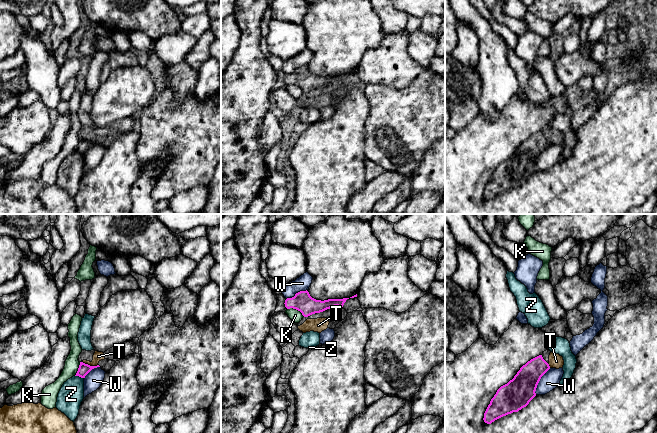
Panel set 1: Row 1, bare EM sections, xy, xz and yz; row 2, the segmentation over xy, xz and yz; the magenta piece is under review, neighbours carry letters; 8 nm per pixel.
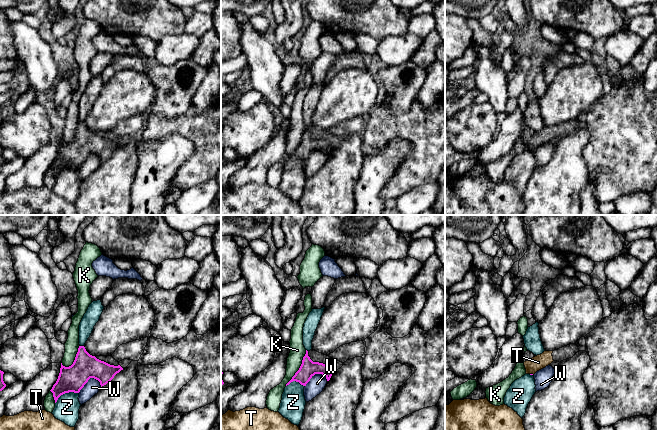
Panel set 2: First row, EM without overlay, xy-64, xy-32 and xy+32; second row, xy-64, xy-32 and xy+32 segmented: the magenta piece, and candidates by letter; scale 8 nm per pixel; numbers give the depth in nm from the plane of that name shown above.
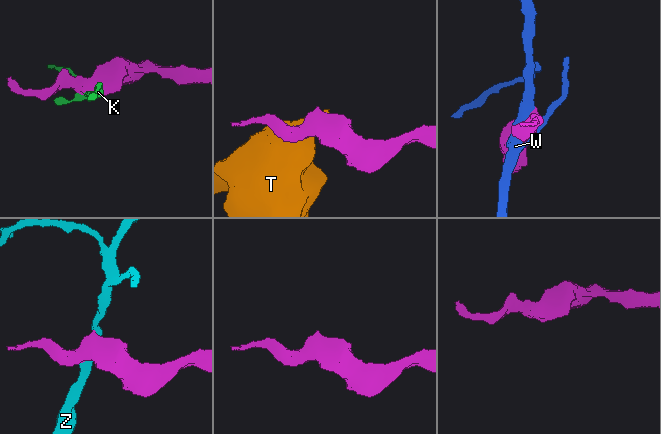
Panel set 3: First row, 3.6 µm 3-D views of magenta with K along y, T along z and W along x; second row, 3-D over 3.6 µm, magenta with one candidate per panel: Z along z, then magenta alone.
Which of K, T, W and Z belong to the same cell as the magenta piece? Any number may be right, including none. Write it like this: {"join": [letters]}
{"join": []}

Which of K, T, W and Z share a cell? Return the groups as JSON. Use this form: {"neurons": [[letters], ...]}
{"neurons": [["K"], ["T"], ["W"], ["Z"]]}

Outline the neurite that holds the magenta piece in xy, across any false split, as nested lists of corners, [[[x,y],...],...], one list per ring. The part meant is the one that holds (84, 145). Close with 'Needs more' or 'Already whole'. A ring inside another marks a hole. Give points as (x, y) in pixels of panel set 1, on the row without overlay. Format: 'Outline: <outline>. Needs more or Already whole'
Outline: [[[80,138],[78,147],[75,152],[79,152],[81,154],[85,154],[85,152],[94,144],[100,143],[99,141],[97,142],[90,142],[88,140],[85,140],[83,138]]]. Already whole

